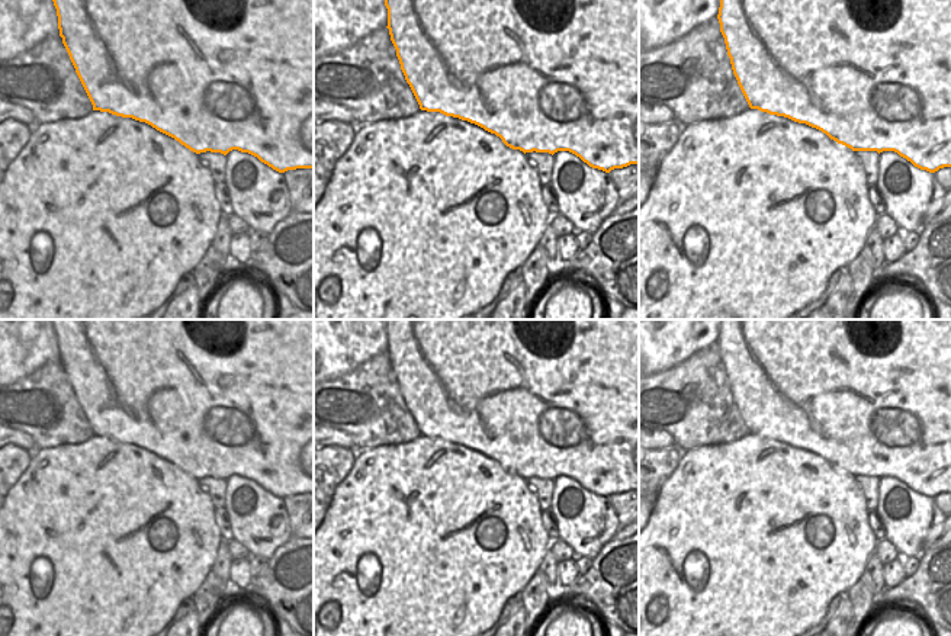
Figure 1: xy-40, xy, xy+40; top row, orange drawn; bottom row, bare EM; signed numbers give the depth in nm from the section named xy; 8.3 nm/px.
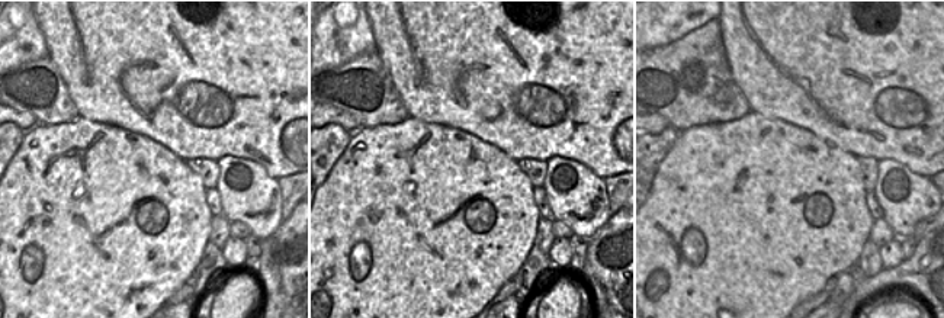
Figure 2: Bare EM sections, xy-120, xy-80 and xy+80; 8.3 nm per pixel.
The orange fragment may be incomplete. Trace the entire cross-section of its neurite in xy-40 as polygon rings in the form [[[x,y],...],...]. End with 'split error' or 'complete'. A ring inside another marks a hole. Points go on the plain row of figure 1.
[[[52,319],[52,327],[60,362],[93,436],[145,447],[196,479],[238,475],[279,498],[314,494],[314,319]]] | complete

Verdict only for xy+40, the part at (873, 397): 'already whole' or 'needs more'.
already whole

